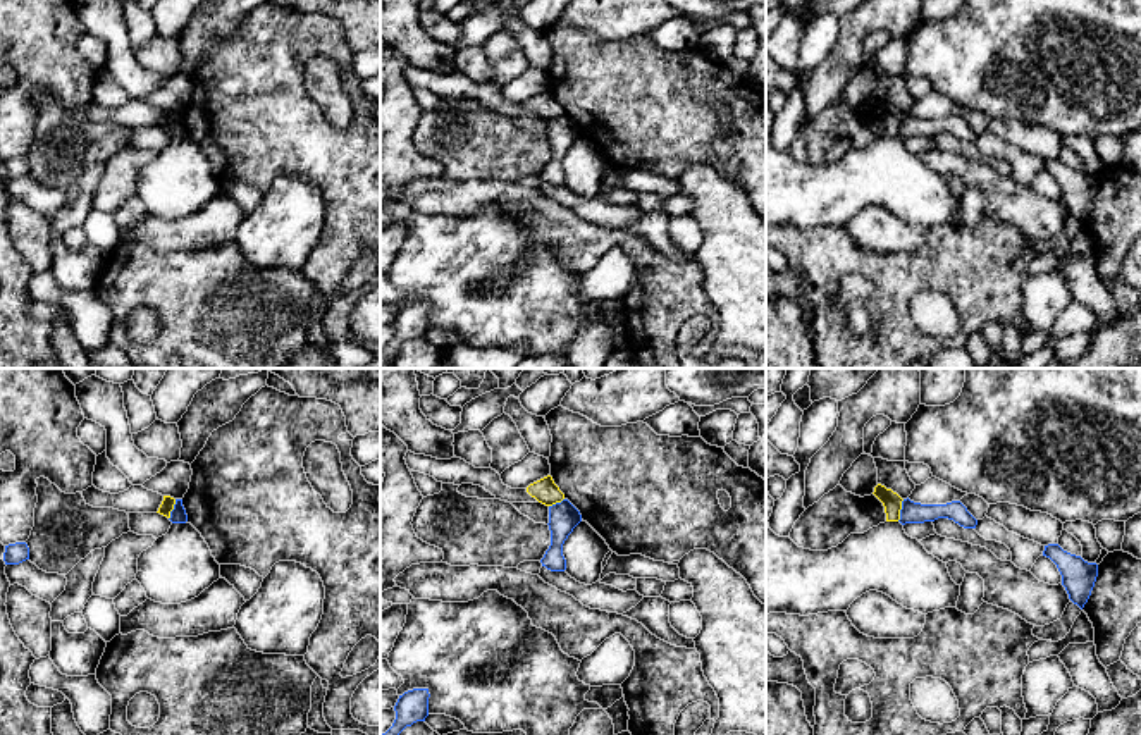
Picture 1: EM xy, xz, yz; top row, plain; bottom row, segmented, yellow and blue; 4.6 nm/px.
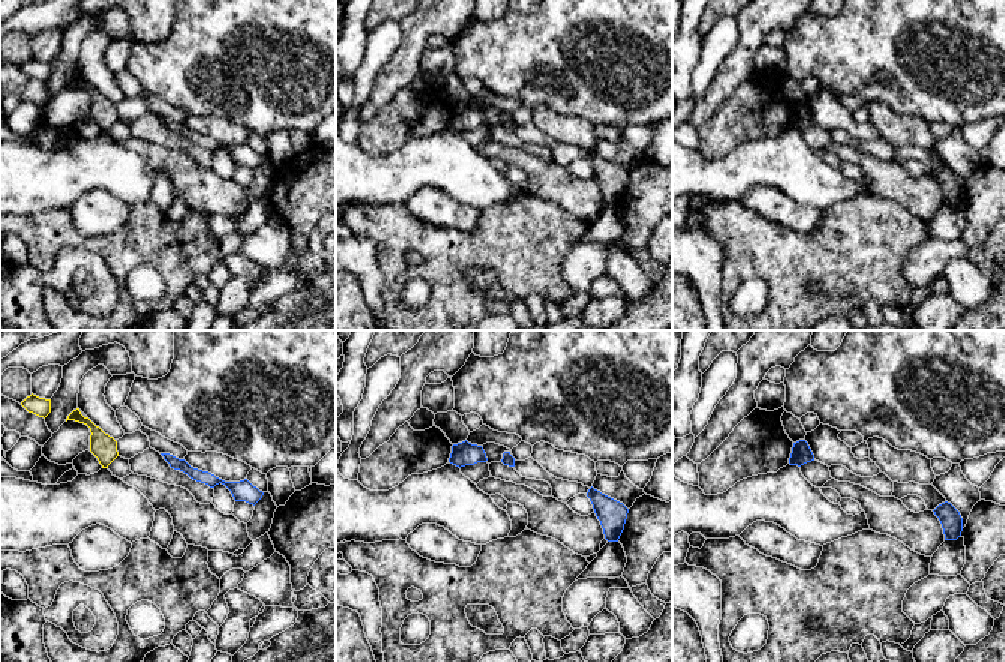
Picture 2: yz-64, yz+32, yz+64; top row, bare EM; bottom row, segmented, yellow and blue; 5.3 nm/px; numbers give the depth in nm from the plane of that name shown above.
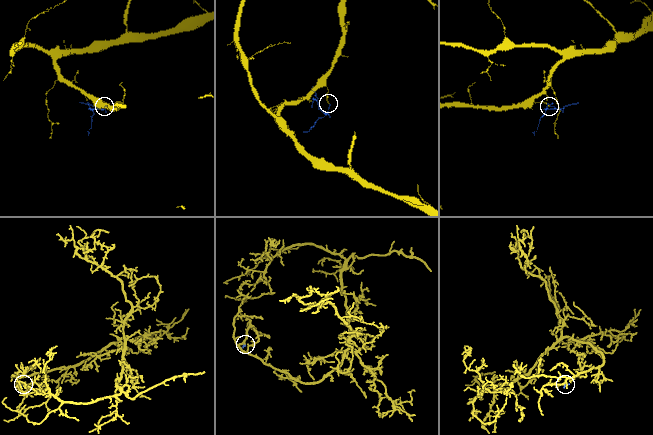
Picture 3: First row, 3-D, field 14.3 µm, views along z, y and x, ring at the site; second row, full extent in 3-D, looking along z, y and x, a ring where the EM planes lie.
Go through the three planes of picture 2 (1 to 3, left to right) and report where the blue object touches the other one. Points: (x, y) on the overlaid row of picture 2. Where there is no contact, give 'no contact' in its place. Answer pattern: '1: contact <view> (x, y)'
1: no contact
2: no contact
3: no contact

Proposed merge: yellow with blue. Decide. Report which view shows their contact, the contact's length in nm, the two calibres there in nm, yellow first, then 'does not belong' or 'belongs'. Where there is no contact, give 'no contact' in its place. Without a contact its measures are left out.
yz | 110 nm | 90/100 nm | does not belong

